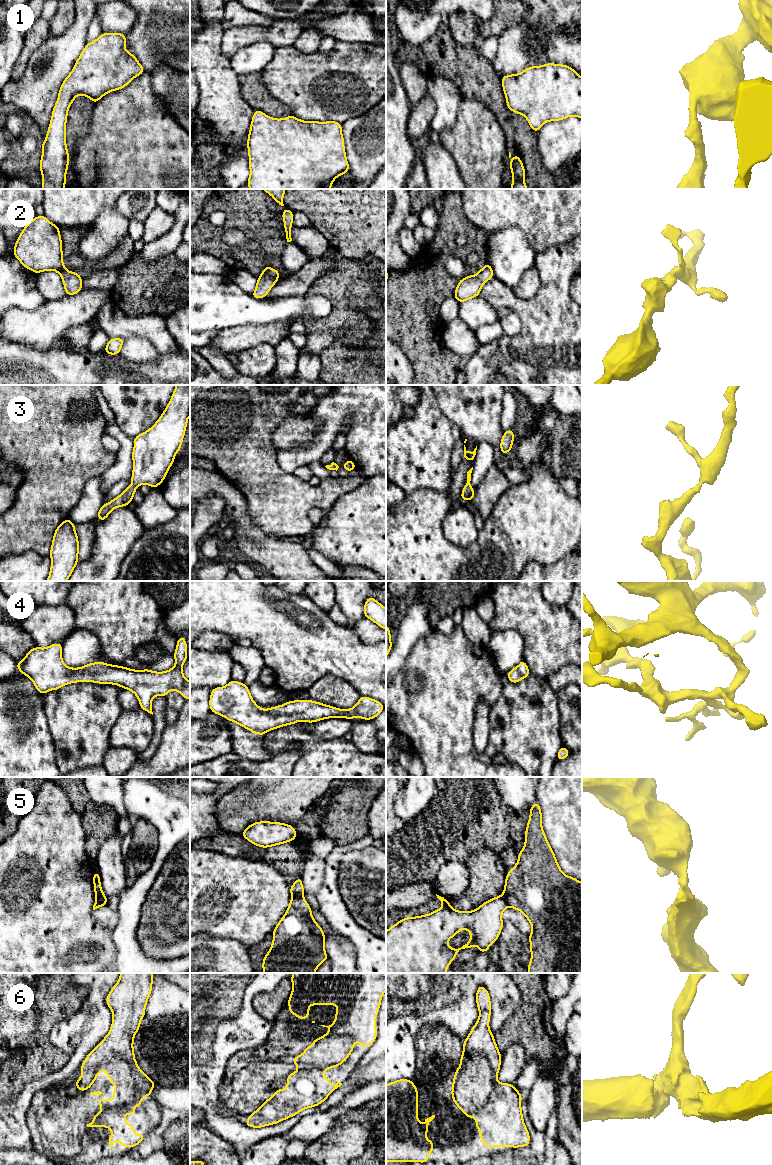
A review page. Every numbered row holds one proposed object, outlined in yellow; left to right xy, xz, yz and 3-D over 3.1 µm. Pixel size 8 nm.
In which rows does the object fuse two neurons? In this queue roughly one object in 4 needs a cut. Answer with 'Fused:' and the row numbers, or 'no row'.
Fused: 5

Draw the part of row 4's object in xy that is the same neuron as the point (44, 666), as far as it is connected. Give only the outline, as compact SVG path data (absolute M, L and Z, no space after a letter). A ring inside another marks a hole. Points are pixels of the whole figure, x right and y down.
M179 637L173 654L175 666L164 672L134 670L100 661L71 668L62 660L62 643L46 648L34 647L16 665L22 674L32 680L42 695L69 683L113 684L132 691L139 700L139 706L153 715L154 696L165 697L170 690L176 690L185 700L190 699L190 681L184 677L182 671L182 665L187 661L187 650L185 637Z

